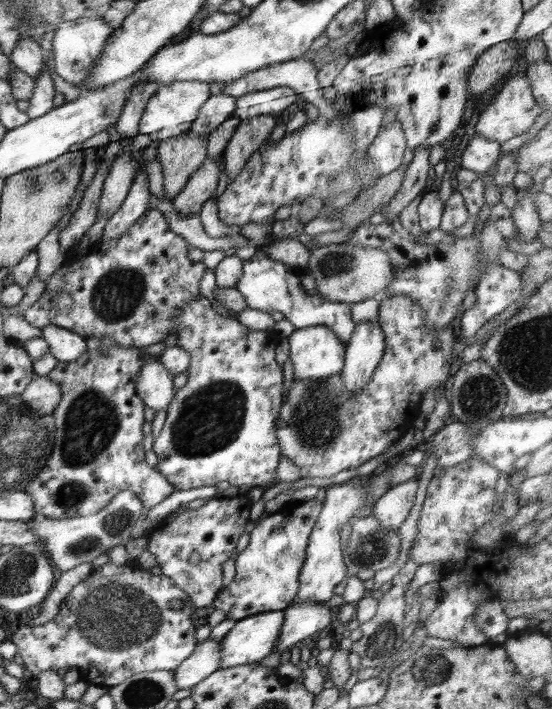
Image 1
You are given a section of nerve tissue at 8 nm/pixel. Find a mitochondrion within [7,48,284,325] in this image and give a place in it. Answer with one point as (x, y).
(32, 183)

